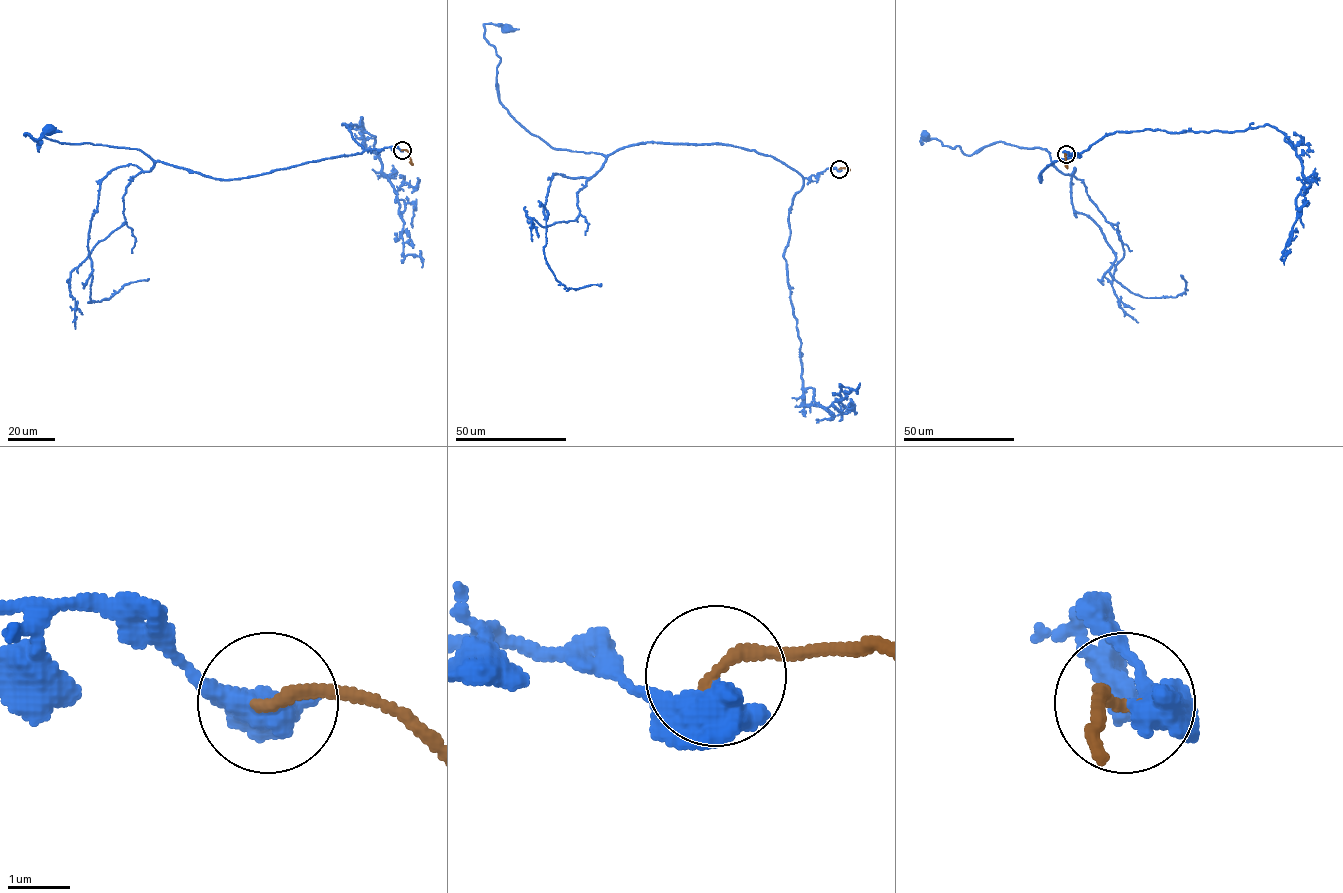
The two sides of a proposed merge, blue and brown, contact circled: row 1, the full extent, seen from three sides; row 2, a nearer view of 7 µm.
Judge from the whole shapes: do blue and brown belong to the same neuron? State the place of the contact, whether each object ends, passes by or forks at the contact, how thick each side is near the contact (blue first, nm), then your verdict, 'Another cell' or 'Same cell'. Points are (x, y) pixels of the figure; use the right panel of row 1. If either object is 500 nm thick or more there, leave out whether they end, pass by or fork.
Place: (1066, 154). Thickness 600 nm (blue) against 200 nm. Same cell

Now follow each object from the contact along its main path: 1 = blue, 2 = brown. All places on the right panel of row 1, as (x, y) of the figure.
1: (1065, 154), (1075, 154), (1040, 182), (1045, 149), (1001, 141), (968, 155), (925, 136)
2: (1065, 154), (1067, 168)

